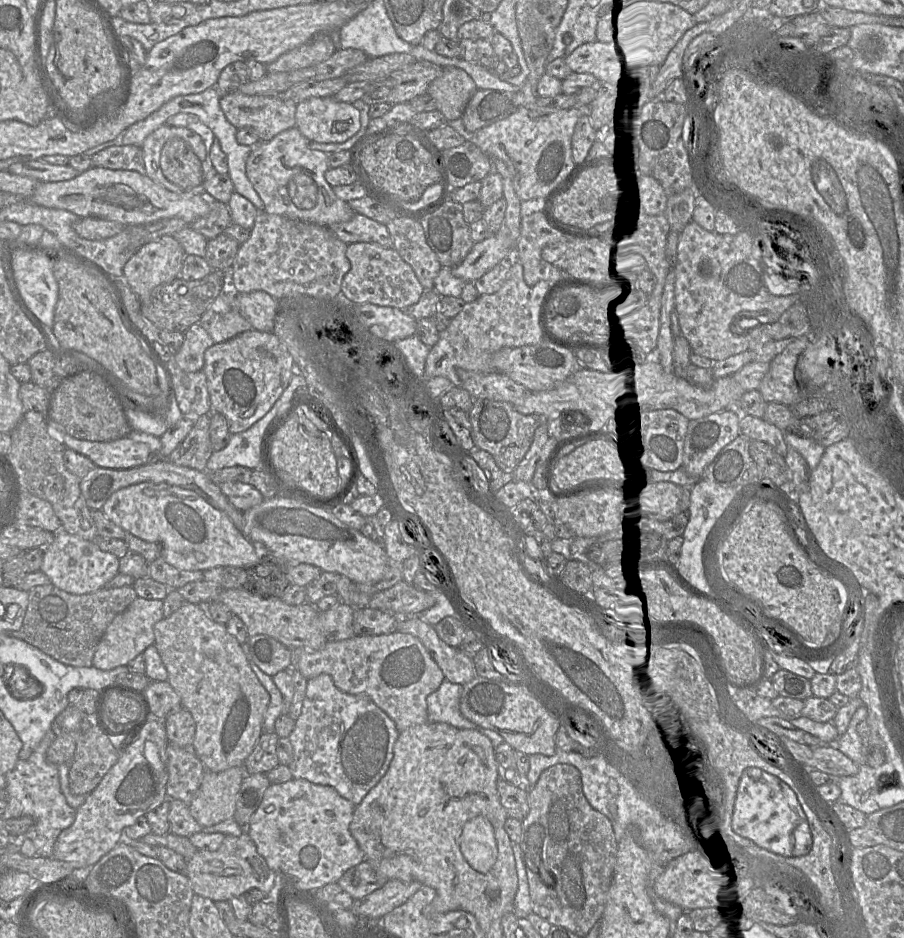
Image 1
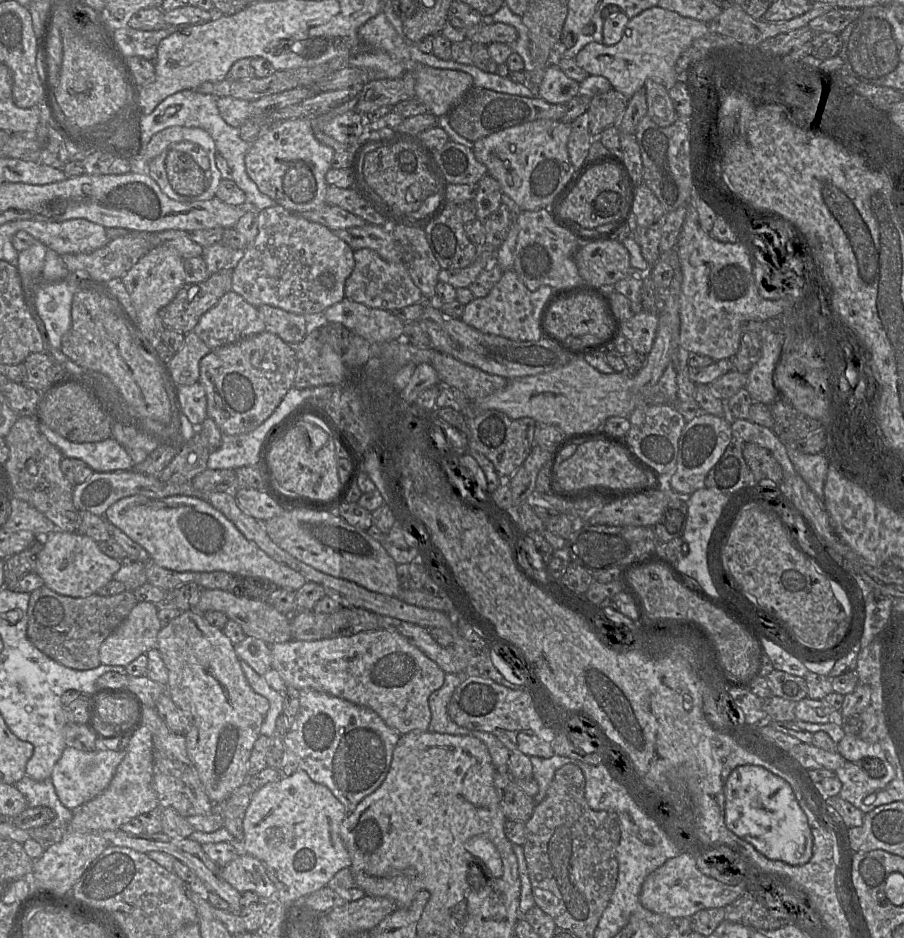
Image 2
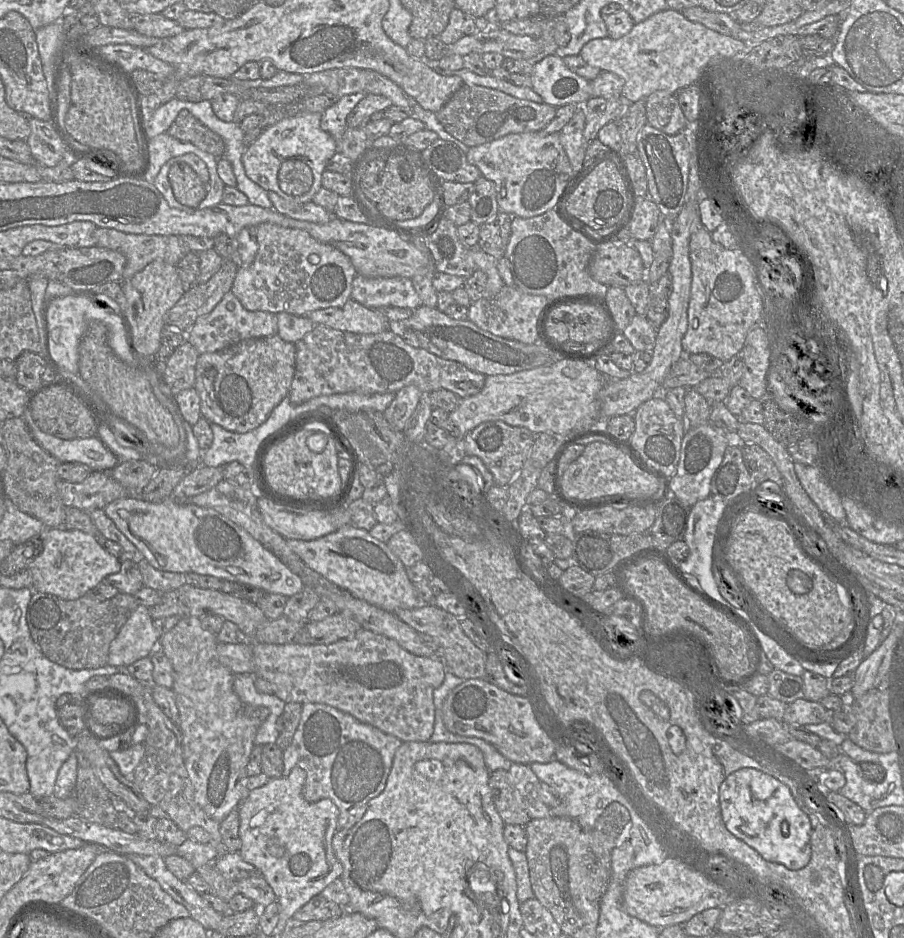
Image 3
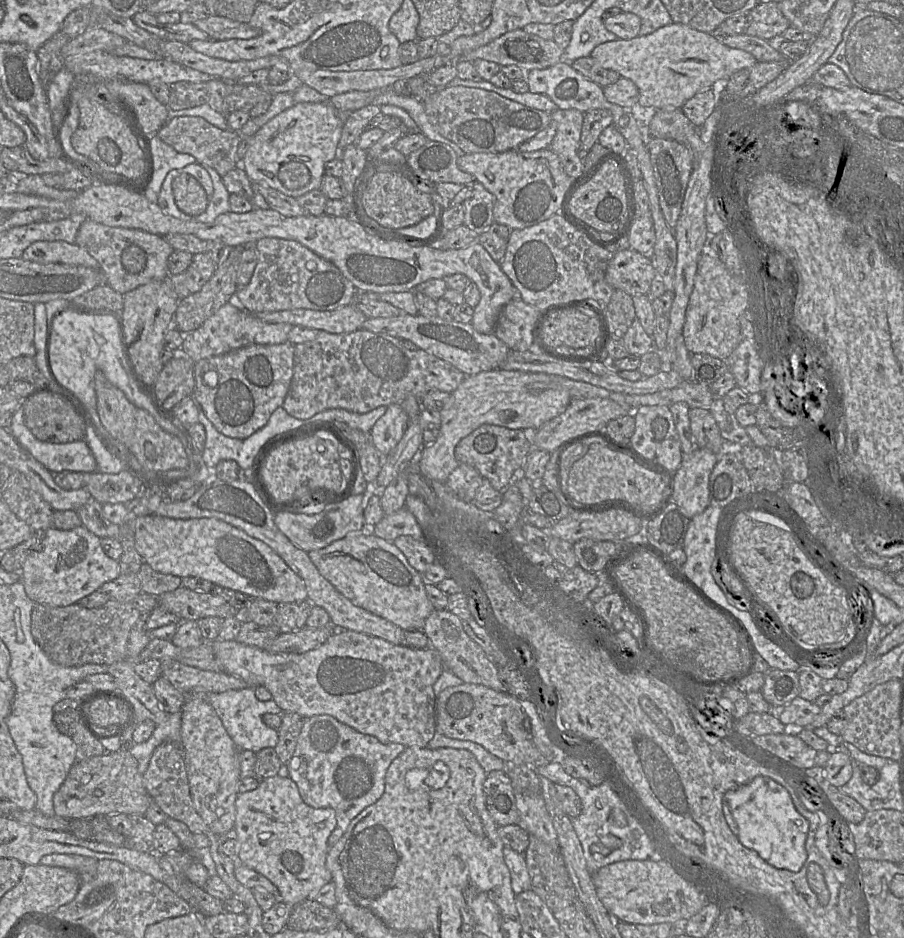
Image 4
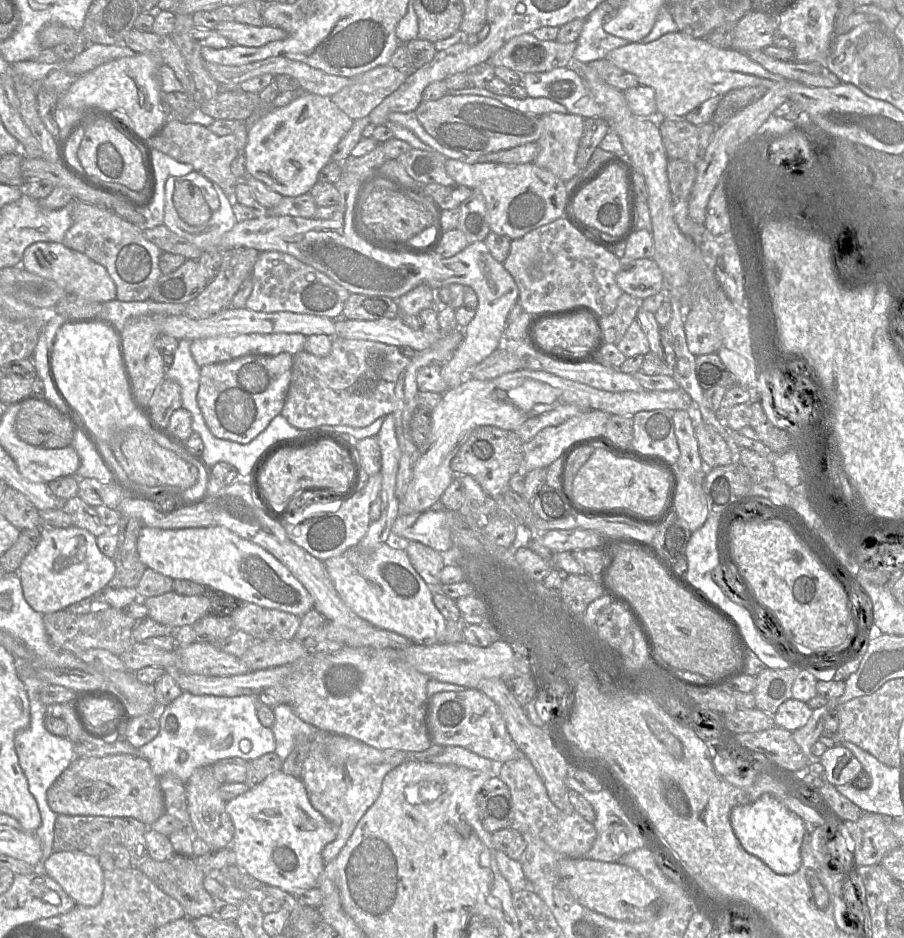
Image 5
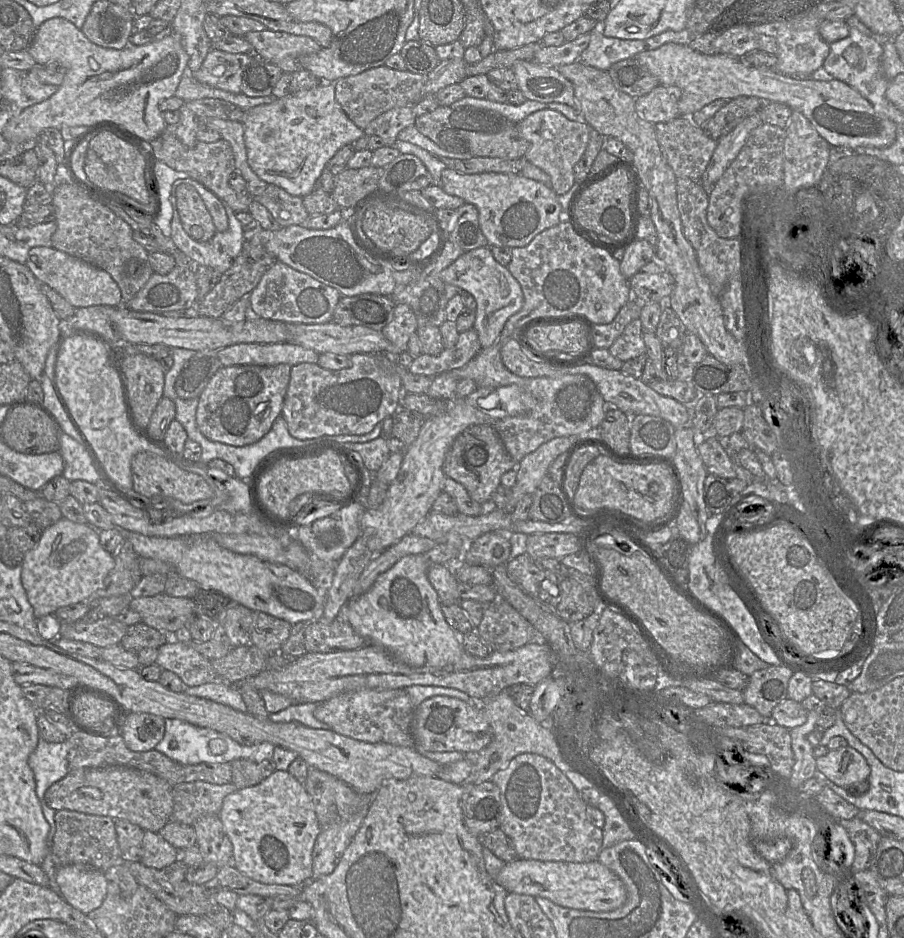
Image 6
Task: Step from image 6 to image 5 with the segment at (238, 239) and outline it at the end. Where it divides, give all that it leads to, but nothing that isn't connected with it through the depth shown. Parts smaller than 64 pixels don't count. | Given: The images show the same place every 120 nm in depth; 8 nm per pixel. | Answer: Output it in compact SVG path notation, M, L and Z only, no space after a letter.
M170 176L165 184L165 208L163 224L178 236L195 245L202 252L221 250L221 238L237 223L233 213L233 198L229 198L214 182L213 187L218 195L220 207L213 211L209 221L201 226L190 226L178 215L173 205L173 191L176 176Z

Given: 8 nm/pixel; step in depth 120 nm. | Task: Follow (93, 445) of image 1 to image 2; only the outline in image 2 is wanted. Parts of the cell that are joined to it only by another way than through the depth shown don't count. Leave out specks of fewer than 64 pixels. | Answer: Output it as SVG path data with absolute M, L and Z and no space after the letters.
M39 422L39 429L47 440L57 447L63 457L85 462L94 472L131 470L134 466L127 449L113 437L101 442L75 443Z

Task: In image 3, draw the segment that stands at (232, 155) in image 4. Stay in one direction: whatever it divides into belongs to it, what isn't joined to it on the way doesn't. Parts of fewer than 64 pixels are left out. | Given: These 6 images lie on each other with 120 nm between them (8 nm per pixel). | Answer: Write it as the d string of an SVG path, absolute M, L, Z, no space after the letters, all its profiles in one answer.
M187 109L180 111L167 133L182 142L193 144L217 159L224 157L226 145L223 138L202 124Z

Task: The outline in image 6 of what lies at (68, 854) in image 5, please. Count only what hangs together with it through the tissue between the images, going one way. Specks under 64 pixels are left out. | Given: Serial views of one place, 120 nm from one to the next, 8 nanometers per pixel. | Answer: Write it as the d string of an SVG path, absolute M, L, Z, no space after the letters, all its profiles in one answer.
M91 866L58 867L56 882L65 901L84 914L99 908L107 895L104 873Z

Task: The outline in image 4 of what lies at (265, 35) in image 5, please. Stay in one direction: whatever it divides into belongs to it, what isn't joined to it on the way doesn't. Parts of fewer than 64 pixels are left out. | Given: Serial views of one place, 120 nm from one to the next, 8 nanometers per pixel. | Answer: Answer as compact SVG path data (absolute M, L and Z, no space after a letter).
M209 16L193 24L205 32L212 40L251 39L260 34L260 30L248 23L240 23L224 17Z

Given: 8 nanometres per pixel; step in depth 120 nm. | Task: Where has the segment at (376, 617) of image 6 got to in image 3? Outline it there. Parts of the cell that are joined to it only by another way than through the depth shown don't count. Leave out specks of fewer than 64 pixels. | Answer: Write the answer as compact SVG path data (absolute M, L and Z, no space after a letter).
M348 524L314 540L286 539L286 542L309 568L361 600L392 613L420 605L406 567L386 543L372 537L369 531Z

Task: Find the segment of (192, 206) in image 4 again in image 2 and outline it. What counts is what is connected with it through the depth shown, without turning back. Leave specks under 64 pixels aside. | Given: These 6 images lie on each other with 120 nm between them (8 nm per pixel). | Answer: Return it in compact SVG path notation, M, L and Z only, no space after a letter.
M168 150L165 166L168 181L178 194L194 197L206 190L204 171L189 154Z

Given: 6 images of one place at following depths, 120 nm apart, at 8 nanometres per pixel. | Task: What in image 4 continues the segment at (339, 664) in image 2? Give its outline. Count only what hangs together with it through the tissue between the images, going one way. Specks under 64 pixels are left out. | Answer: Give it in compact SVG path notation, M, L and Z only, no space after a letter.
M336 628L325 643L304 653L275 654L236 640L216 639L211 644L222 671L241 678L249 686L264 686L283 712L295 712L303 718L330 715L360 733L376 737L384 744L427 747L434 737L437 698L433 686L444 665L439 653L432 647L413 649L364 633Z

